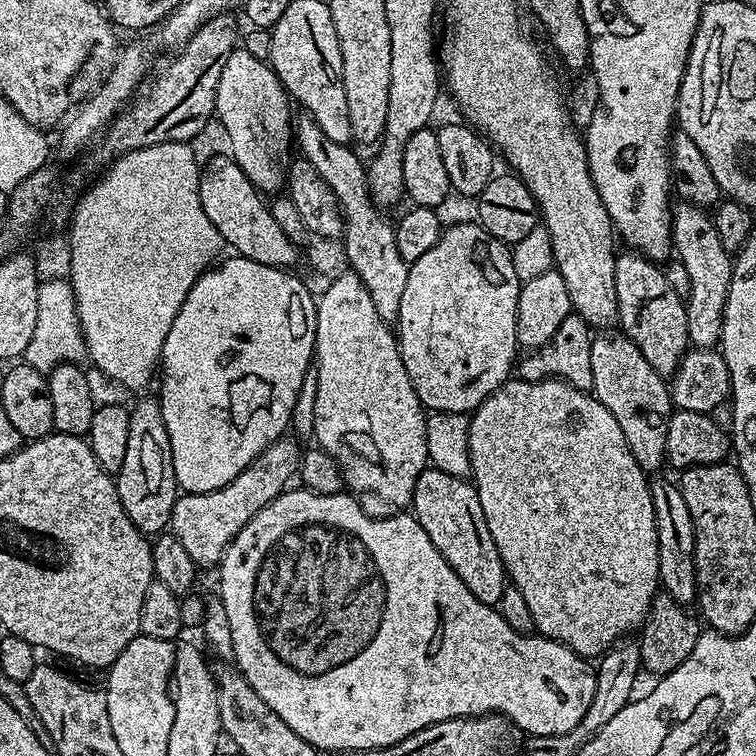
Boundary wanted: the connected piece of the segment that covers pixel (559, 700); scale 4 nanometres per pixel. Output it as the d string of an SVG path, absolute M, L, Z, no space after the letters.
M285 490L280 497L271 500L264 509L232 540L218 565L220 571L220 601L226 606L226 618L230 618L230 630L234 637L234 664L244 675L246 682L254 686L258 698L266 702L282 721L296 734L321 753L335 754L338 750L366 750L385 748L402 738L410 738L426 726L453 720L459 716L486 716L499 714L512 720L529 736L564 735L582 722L583 715L591 706L596 689L596 673L585 657L547 636L533 634L523 636L502 618L493 605L478 602L470 590L454 574L454 570L442 558L442 554L430 542L430 534L422 530L415 515L367 516L355 495L337 494L323 496L317 492Z

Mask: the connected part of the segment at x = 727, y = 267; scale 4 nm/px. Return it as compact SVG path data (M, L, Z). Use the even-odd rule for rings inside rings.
M687 202L672 208L672 242L678 263L690 274L690 294L686 297L686 330L692 348L715 349L724 326L726 298L730 294L733 253L722 246L715 219L705 209Z

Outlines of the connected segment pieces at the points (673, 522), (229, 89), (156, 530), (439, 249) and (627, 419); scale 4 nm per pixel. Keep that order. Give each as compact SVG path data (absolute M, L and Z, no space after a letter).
M668 480L651 481L654 518L658 530L658 566L660 567L660 588L676 603L692 606L697 603L696 591L696 539L694 522L686 498L682 498L679 483Z
M243 46L233 48L218 78L214 116L217 121L220 119L220 124L228 135L227 151L232 161L240 167L242 174L246 174L246 178L250 178L252 185L261 194L276 192L279 188L281 191L288 183L290 165L294 159L294 111L292 112L291 107L293 105L290 103L289 94L277 78L271 63L254 58L254 54L247 52Z
M155 395L144 396L136 405L131 405L130 435L126 441L126 458L122 466L114 474L118 498L122 502L122 510L134 522L134 526L145 536L152 538L163 533L172 522L172 507L178 499L178 485L174 474L174 458L170 454L170 434L166 434L166 422L162 422L162 410L159 399Z
M472 222L472 224L452 224L449 228L447 225L440 233L440 240L434 242L434 246L430 250L426 250L426 254L422 254L422 258L418 258L408 266L406 290L400 299L398 343L400 345L400 353L402 354L402 362L406 366L406 374L410 374L410 382L414 386L414 390L418 394L418 398L425 409L431 410L433 413L471 413L490 393L495 392L505 380L509 379L511 372L508 371L511 368L513 371L514 361L518 356L516 311L518 310L521 283L518 274L514 270L511 247L490 235L478 222Z
M608 330L603 334L597 335L592 341L590 350L590 367L594 370L594 382L592 392L597 400L618 418L618 426L622 426L622 434L626 434L626 446L630 446L630 454L638 462L638 466L646 474L656 474L660 467L665 467L668 451L666 450L666 440L668 434L668 420L674 411L672 393L665 377L659 376L646 362L642 356L642 350L629 338L616 330Z

